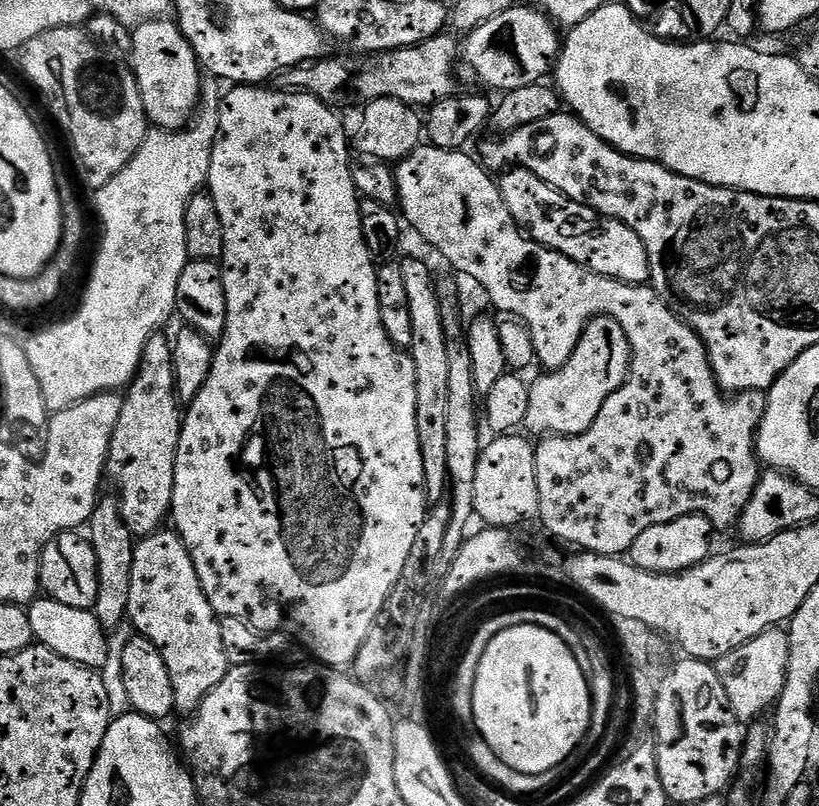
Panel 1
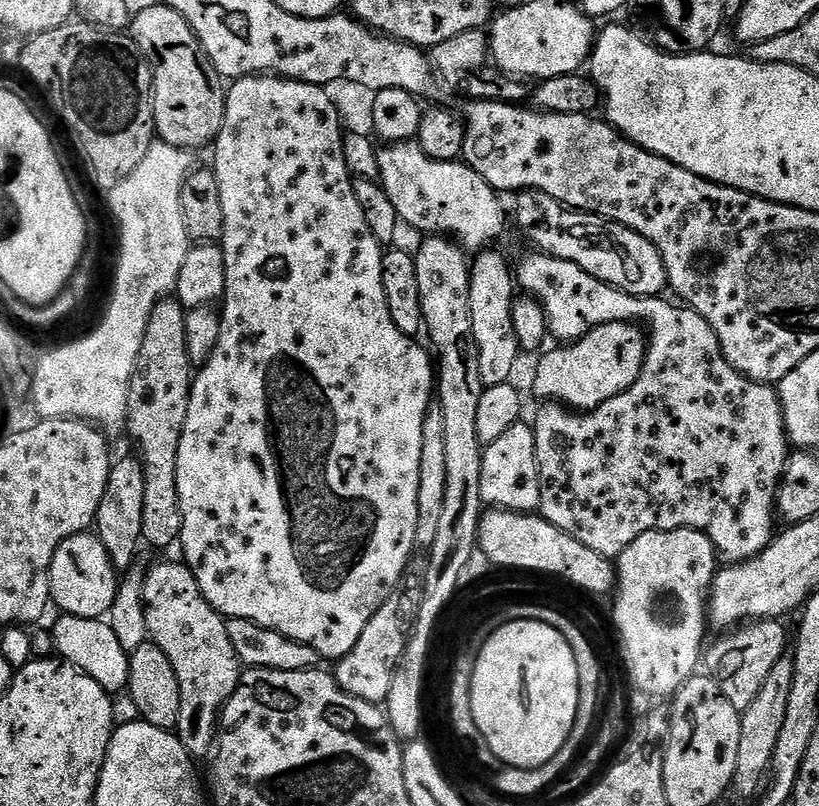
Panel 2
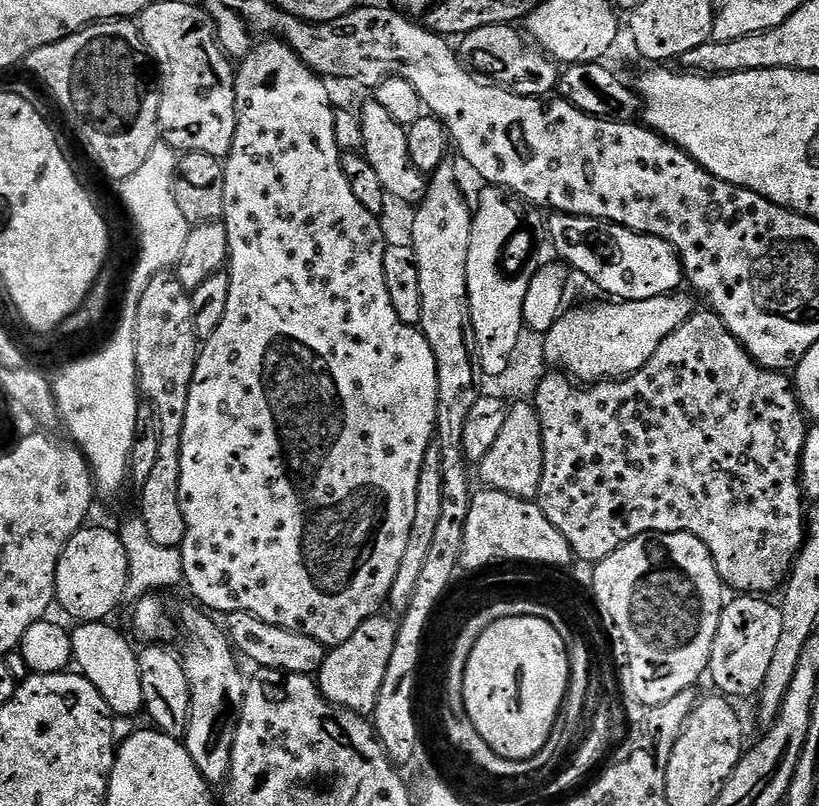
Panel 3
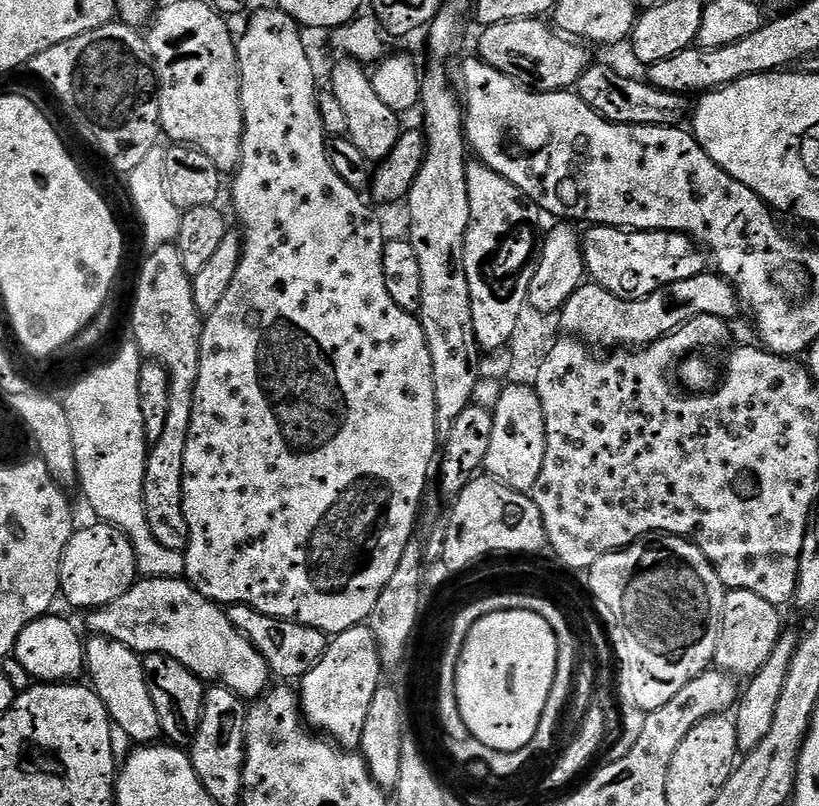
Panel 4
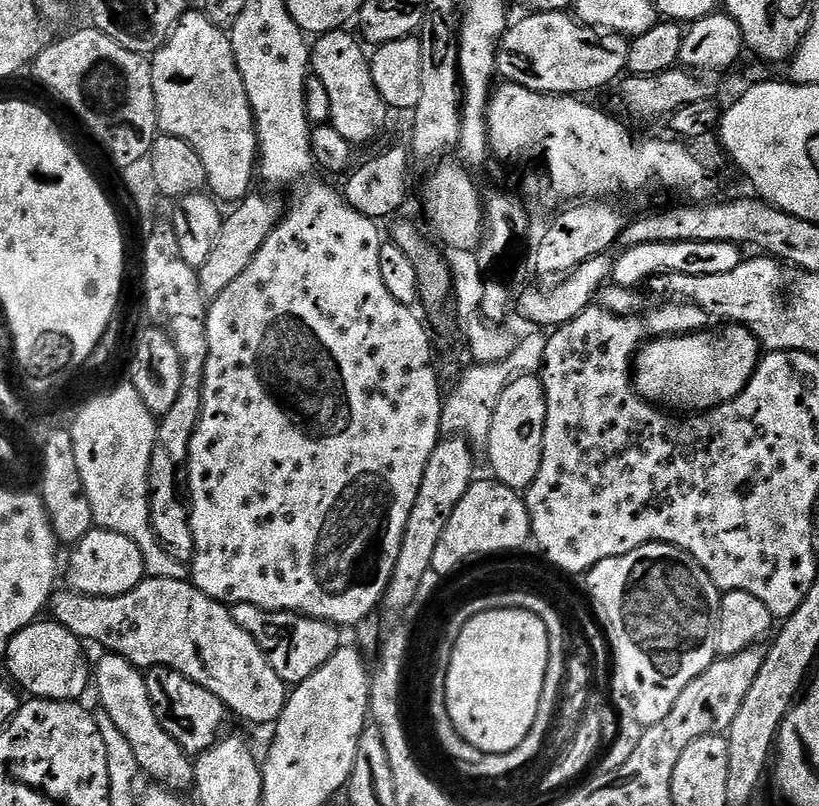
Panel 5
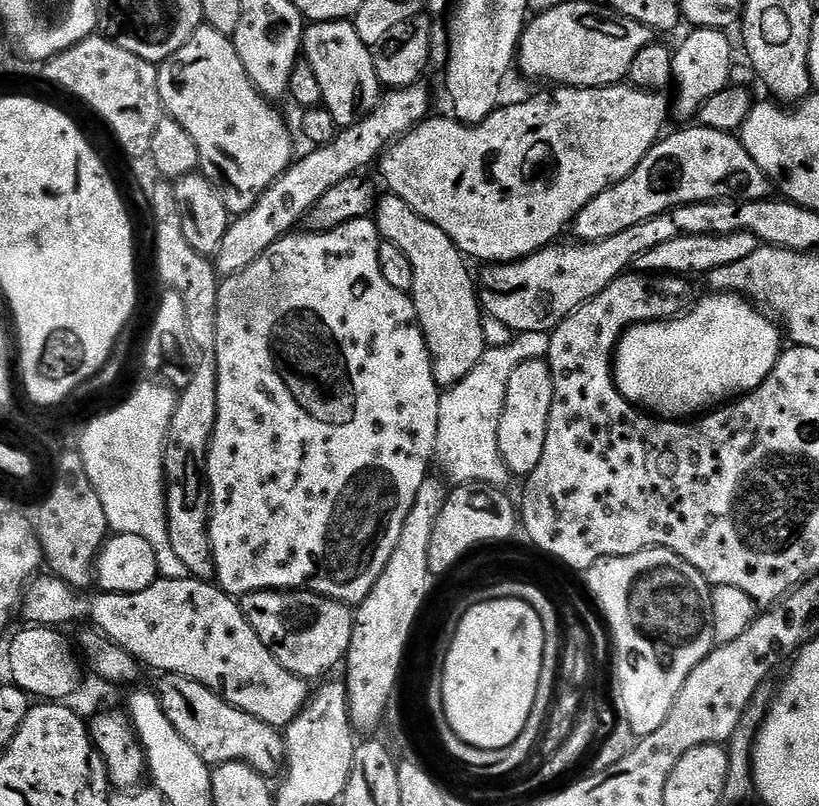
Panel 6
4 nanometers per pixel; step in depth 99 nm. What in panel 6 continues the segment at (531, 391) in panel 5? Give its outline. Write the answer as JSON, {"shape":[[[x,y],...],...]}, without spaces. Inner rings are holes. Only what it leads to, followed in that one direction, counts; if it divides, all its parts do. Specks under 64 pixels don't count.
{"shape":[[[547,359],[522,362],[518,366],[518,370],[514,370],[514,374],[510,374],[510,382],[506,386],[506,406],[502,410],[502,422],[498,422],[498,450],[502,450],[502,458],[513,477],[526,478],[535,470],[538,462],[542,462],[542,454],[546,450],[546,434],[553,402],[554,382]]]}

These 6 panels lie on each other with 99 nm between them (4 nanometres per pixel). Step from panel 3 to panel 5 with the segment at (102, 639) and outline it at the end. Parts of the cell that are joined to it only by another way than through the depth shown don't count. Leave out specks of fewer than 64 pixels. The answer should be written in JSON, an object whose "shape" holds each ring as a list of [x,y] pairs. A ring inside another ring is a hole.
{"shape":[[[104,654],[104,657],[100,660],[100,665],[97,666],[96,664],[94,668],[94,692],[95,690],[100,695],[99,707],[110,714],[118,729],[122,730],[123,736],[130,742],[130,747],[134,750],[137,762],[140,763],[141,773],[147,774],[149,772],[154,779],[160,780],[156,782],[170,790],[191,789],[195,785],[196,769],[193,757],[184,752],[182,746],[178,746],[178,742],[174,742],[174,738],[170,738],[170,734],[166,734],[166,730],[158,722],[158,714],[150,702],[148,681],[141,669],[134,667],[126,658],[115,654]]]}

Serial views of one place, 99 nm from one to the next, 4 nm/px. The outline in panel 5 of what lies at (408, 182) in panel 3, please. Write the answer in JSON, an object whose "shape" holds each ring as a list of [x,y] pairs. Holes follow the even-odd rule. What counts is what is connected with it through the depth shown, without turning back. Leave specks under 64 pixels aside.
{"shape":[[[348,30],[317,35],[310,48],[310,68],[314,75],[322,78],[330,93],[330,122],[334,130],[338,130],[338,134],[342,134],[342,138],[354,146],[360,146],[374,139],[387,126],[390,109],[378,94],[378,86],[374,86],[374,78],[370,74],[370,56],[367,51],[364,53],[365,45],[353,36]]]}

